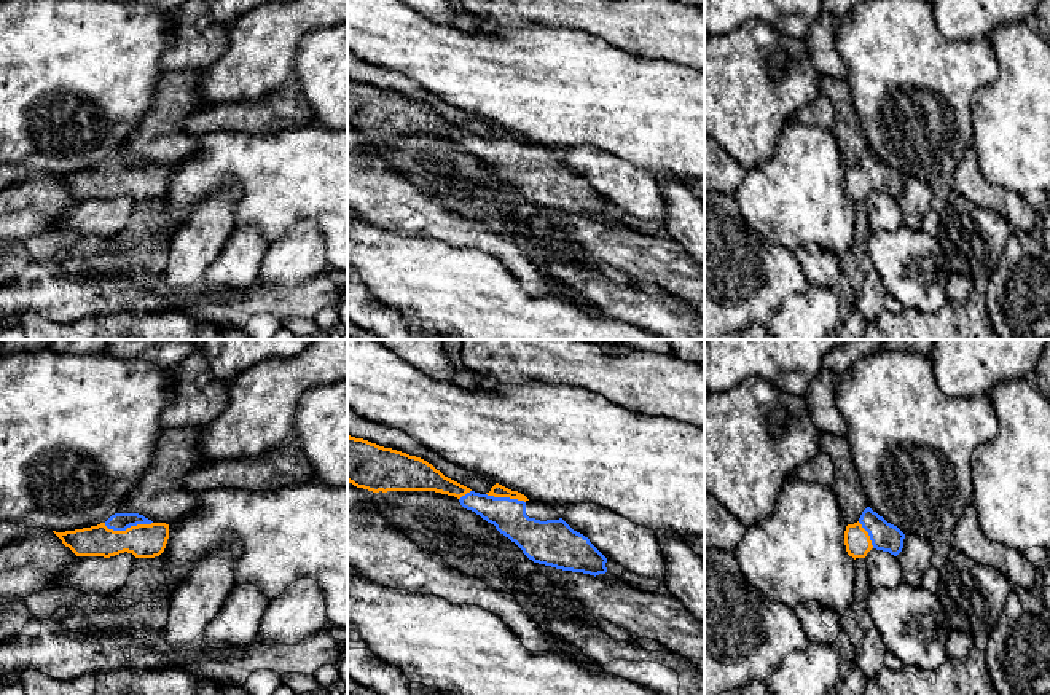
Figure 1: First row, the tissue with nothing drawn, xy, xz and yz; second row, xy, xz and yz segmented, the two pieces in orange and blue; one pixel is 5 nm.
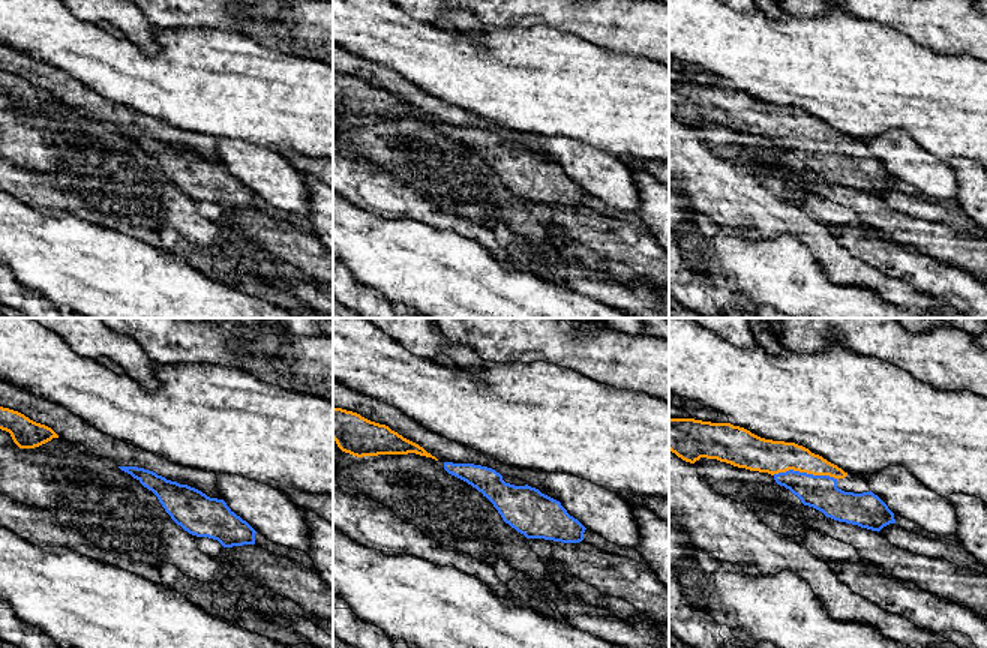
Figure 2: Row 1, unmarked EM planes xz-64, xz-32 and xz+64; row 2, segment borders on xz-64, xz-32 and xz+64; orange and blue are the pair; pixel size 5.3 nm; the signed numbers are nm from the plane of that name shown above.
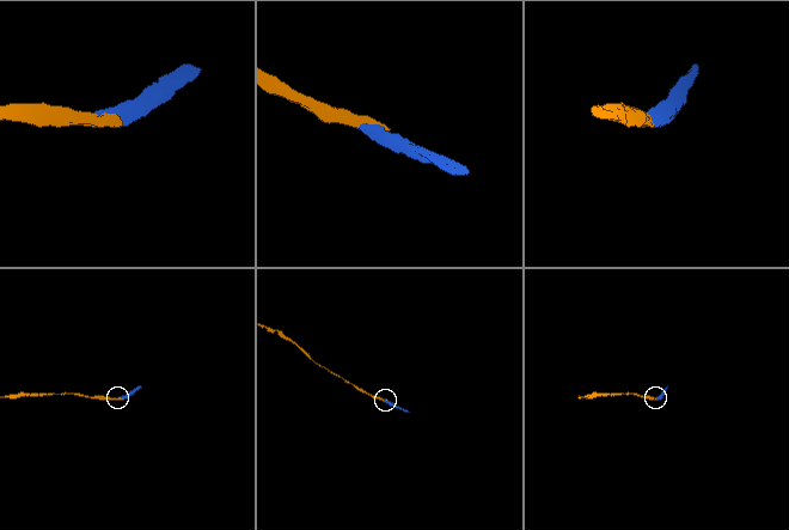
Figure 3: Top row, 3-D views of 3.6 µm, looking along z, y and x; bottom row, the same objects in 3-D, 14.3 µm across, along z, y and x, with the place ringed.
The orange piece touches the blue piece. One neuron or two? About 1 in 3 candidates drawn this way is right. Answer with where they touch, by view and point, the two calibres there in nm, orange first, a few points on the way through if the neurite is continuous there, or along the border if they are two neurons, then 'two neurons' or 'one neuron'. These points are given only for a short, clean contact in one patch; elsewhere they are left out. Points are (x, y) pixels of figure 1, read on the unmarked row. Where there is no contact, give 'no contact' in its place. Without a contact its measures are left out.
contact xy (128, 171); calibres 180 and 100 nm; way xy (144, 184), (128, 171), (120, 164); one neuron

